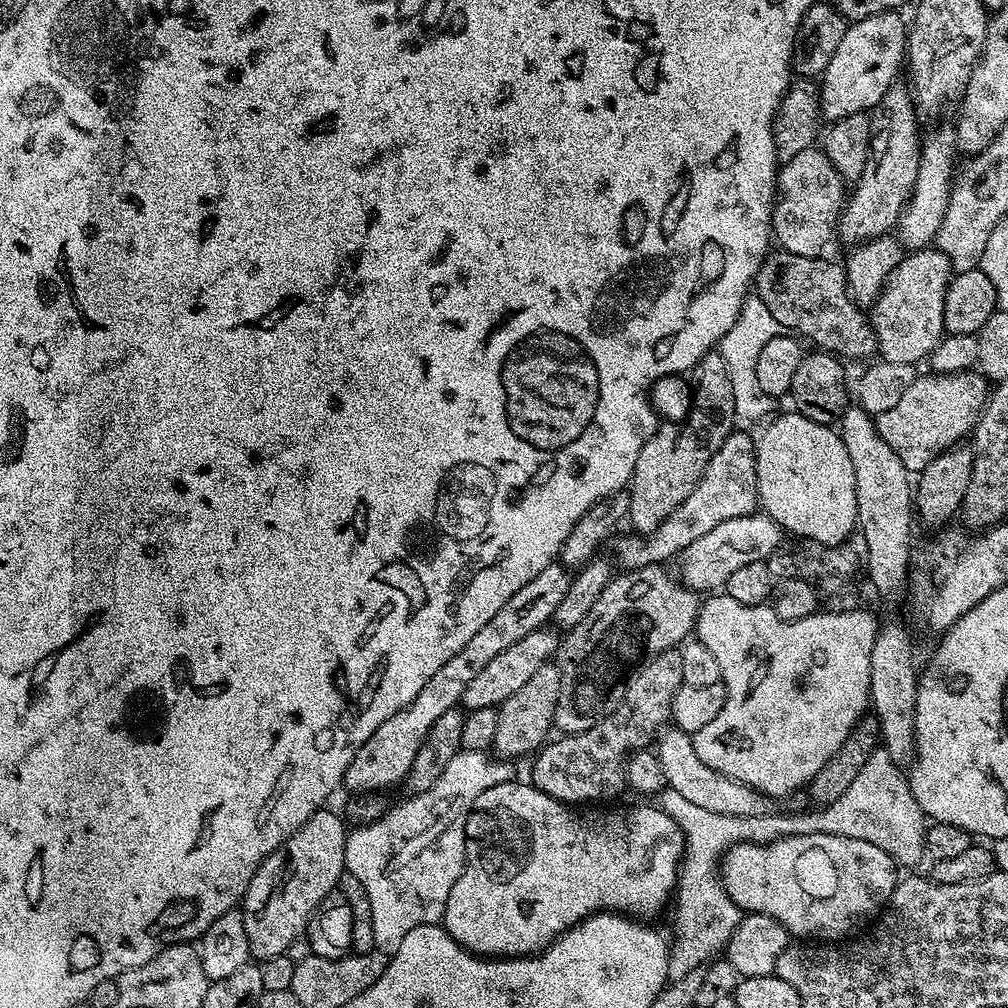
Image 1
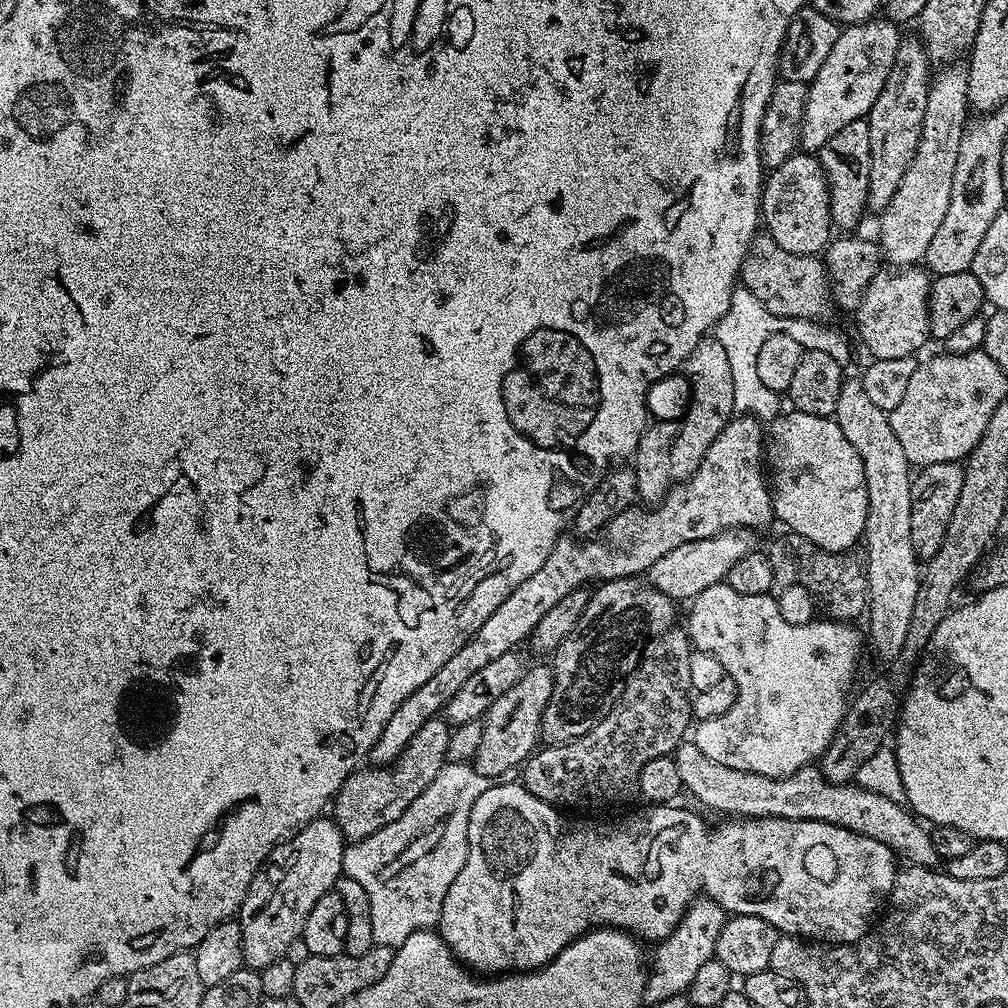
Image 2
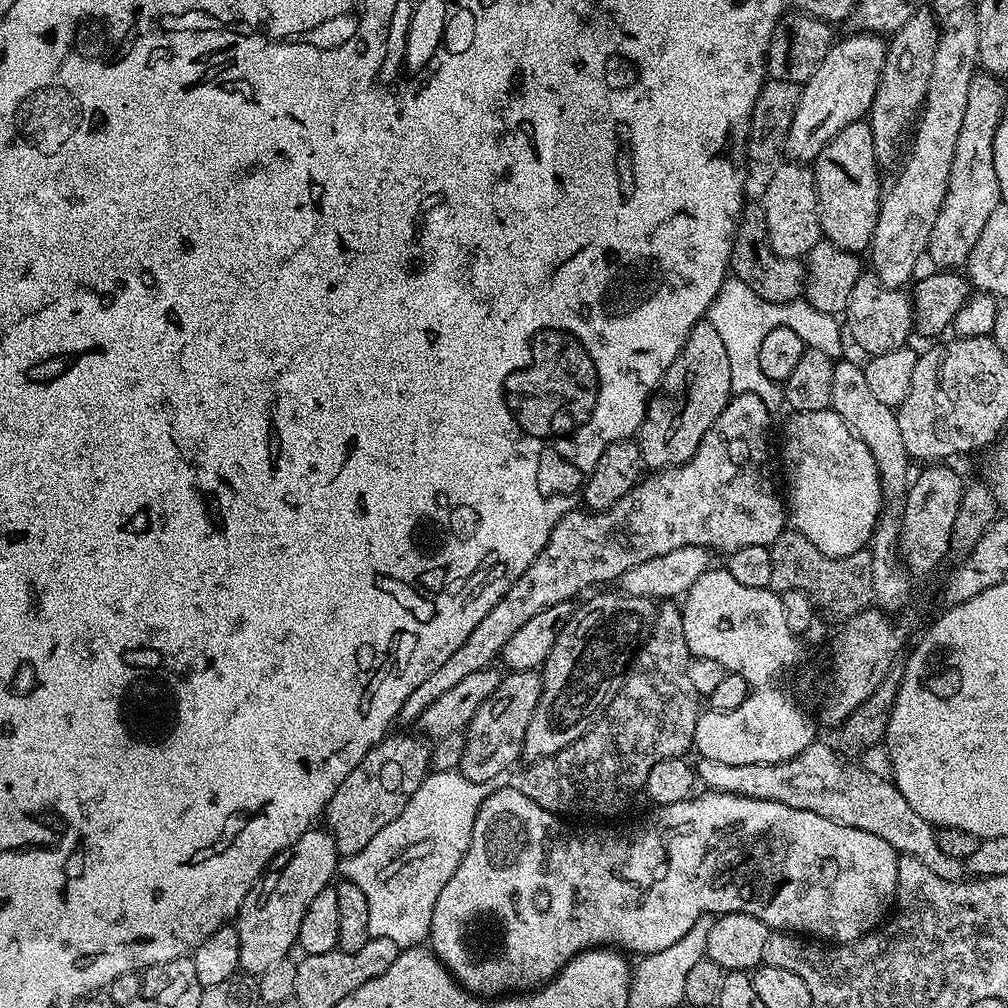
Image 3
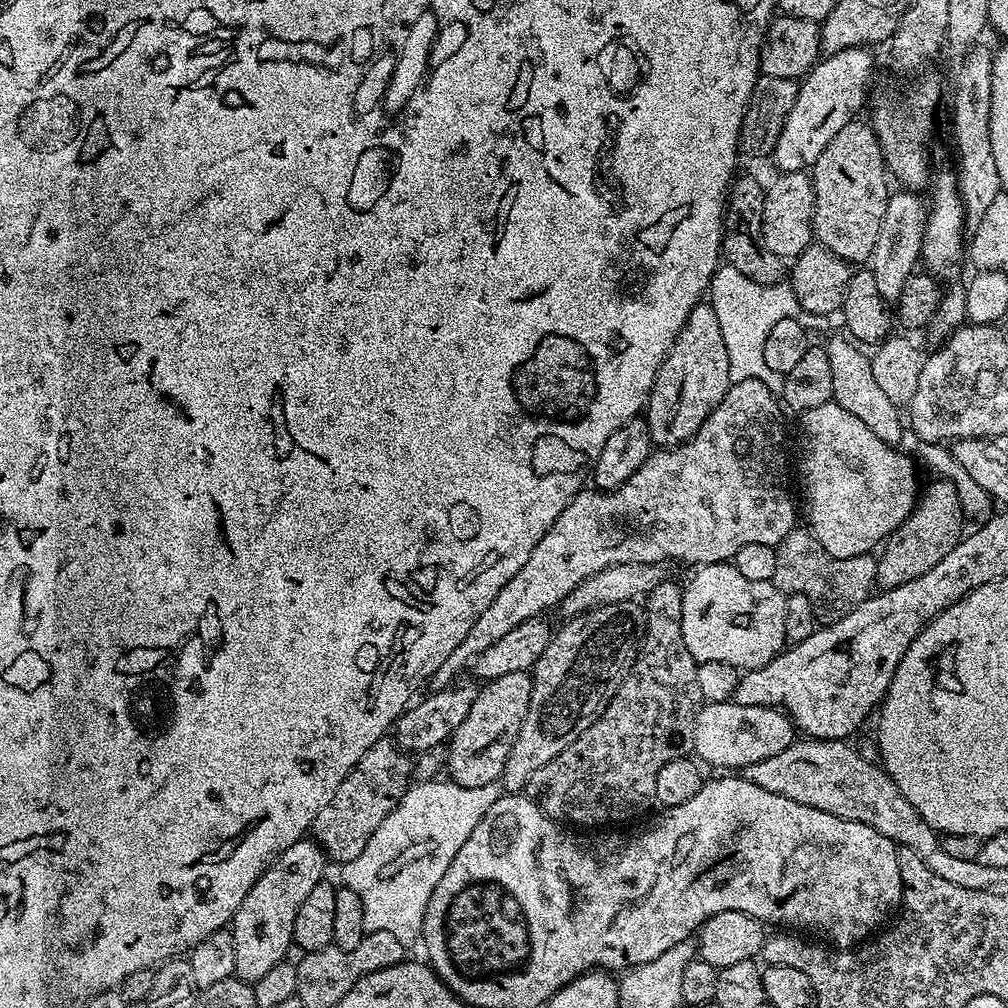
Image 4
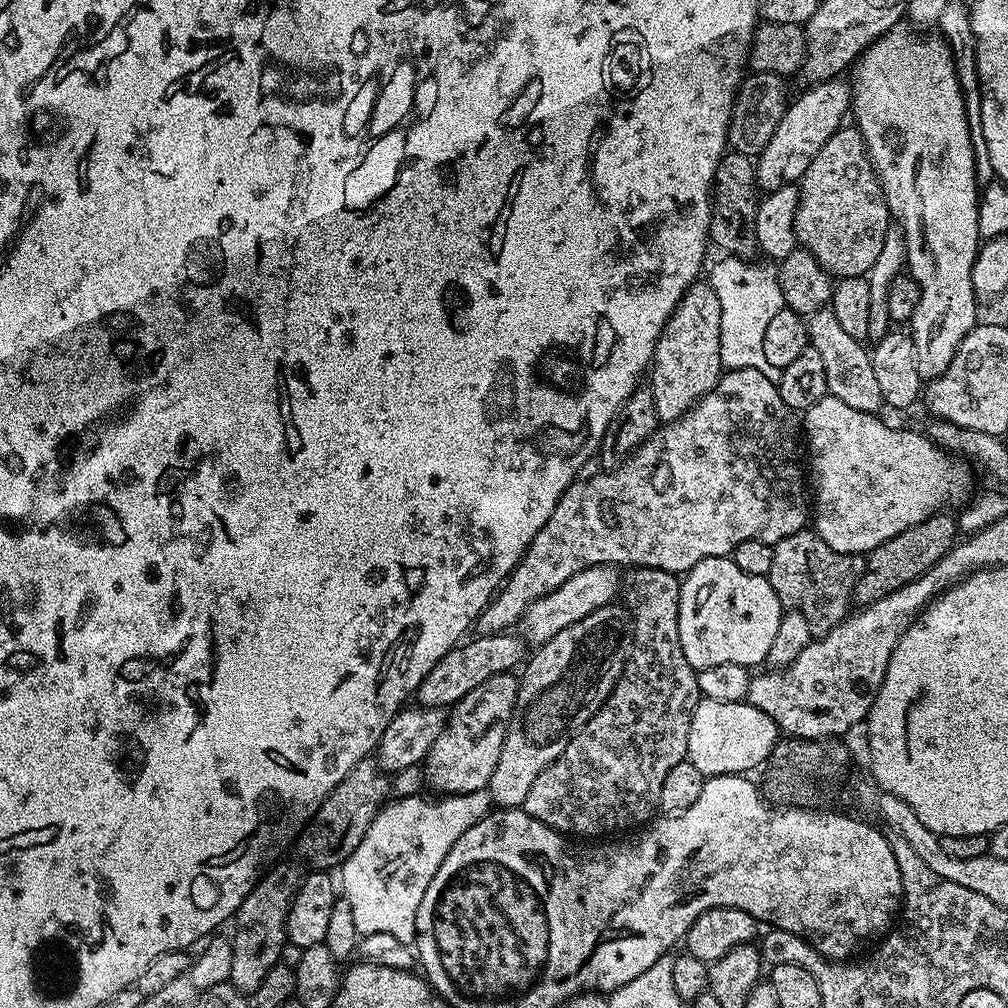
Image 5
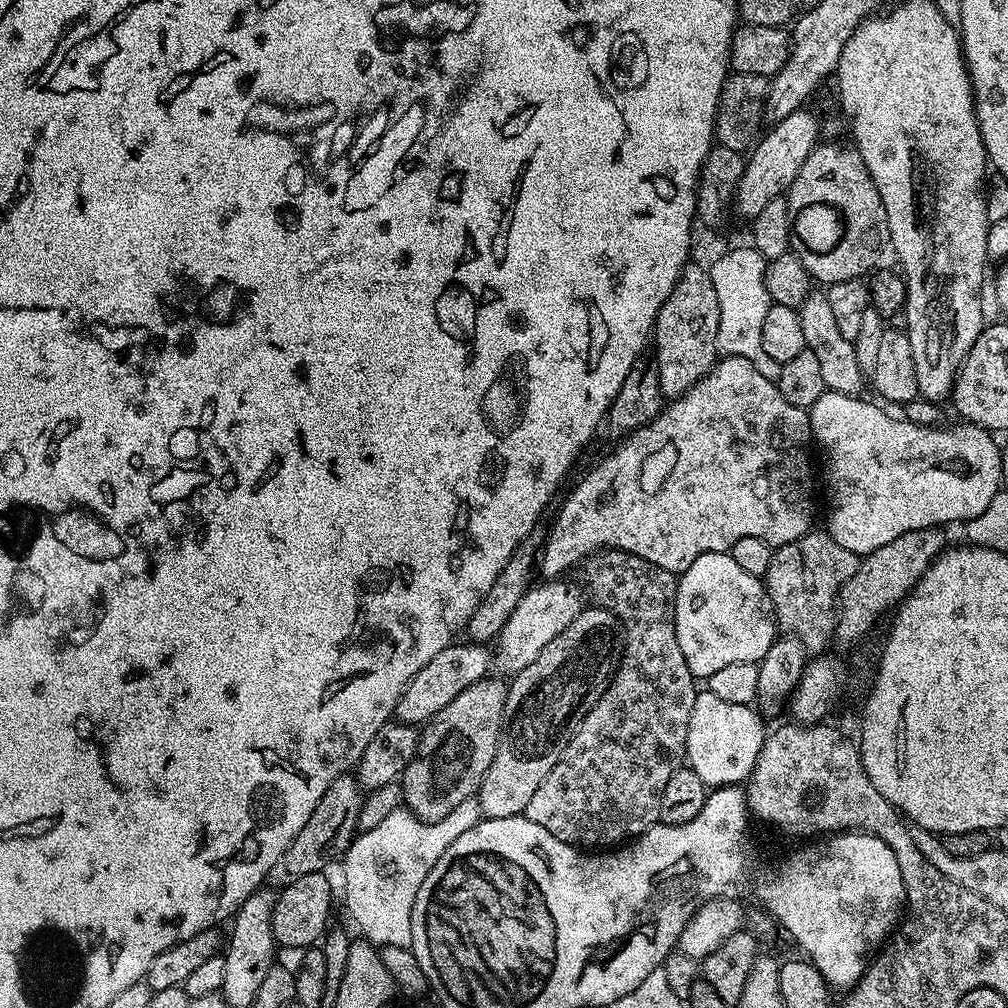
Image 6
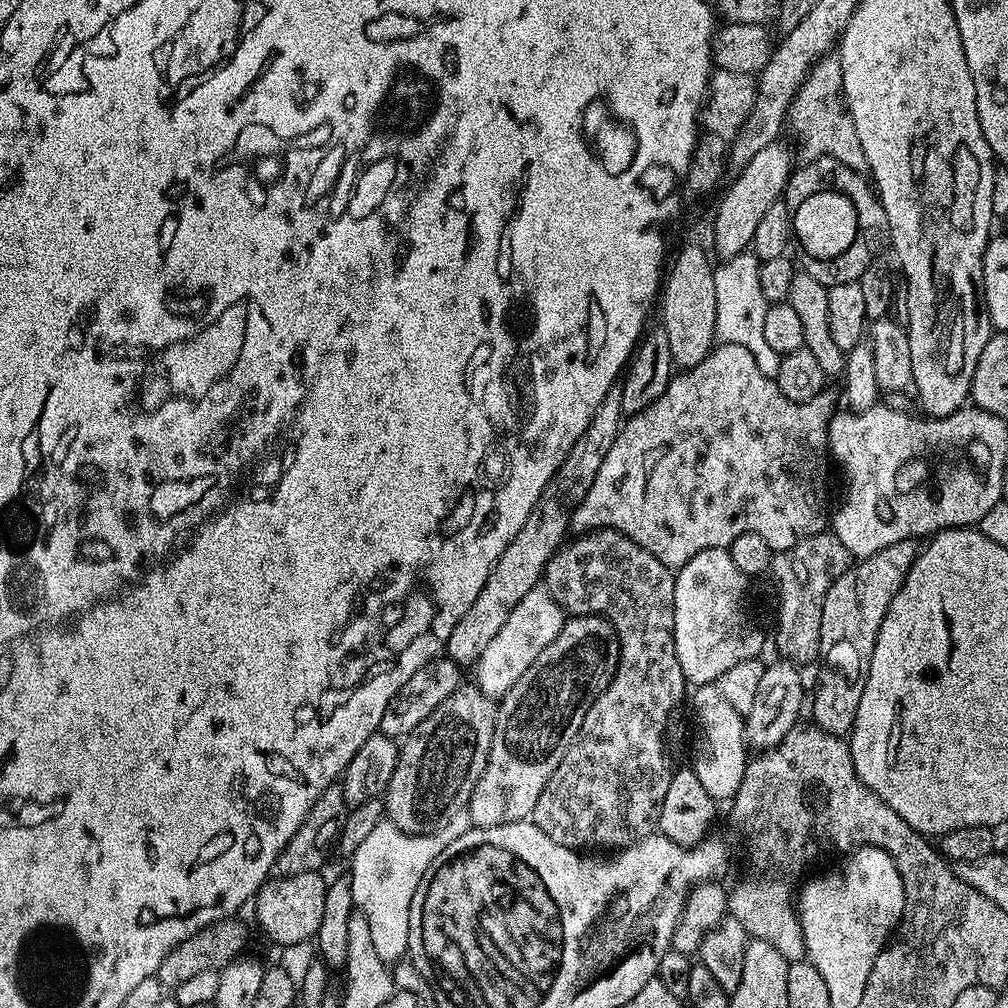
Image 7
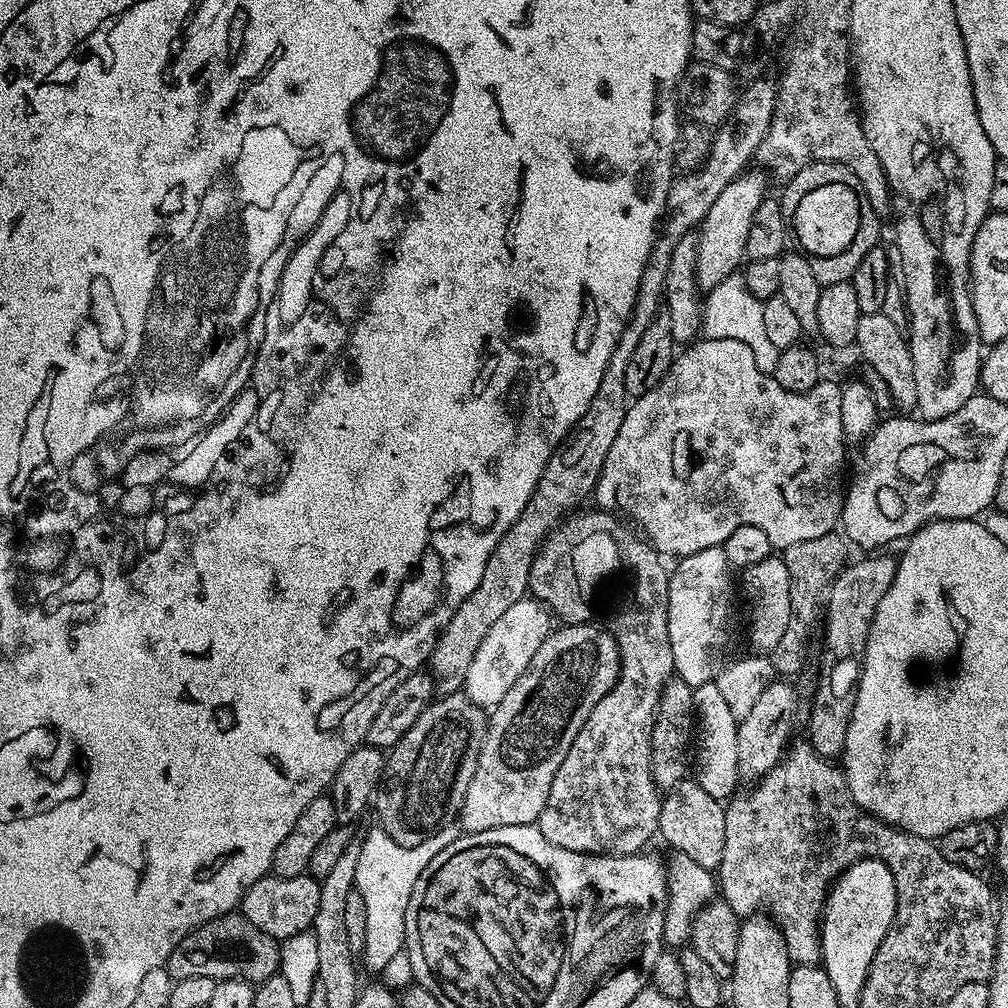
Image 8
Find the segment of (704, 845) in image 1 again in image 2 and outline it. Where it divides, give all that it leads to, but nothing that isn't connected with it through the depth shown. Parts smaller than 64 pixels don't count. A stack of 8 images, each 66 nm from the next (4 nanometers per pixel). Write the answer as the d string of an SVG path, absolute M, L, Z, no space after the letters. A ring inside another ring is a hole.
M707 898L692 901L692 905L684 911L684 917L678 922L675 930L655 945L656 953L650 956L650 975L644 985L644 998L649 1005L687 993L690 982L694 982L694 973L705 962L714 959L718 934L722 934L725 919L724 908L718 906L718 902Z

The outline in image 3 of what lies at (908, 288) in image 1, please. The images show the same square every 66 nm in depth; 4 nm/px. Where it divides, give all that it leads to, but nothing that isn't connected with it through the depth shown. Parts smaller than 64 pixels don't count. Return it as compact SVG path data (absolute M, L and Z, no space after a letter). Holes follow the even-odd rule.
M871 270L861 271L858 282L854 282L854 290L850 290L848 309L842 316L846 321L846 332L851 343L853 340L862 351L868 352L869 357L905 347L909 343L908 335L913 335L914 332L909 293L899 288L888 288Z

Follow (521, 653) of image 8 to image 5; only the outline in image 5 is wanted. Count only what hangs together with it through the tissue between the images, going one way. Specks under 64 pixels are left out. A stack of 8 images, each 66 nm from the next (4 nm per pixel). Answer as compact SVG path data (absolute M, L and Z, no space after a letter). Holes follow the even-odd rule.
M595 564L592 568L583 568L574 578L566 578L558 590L538 598L531 604L522 617L522 636L529 645L539 646L554 638L554 634L562 634L566 626L574 626L574 622L582 622L586 614L594 614L602 606L613 603L622 592L622 576L612 566Z

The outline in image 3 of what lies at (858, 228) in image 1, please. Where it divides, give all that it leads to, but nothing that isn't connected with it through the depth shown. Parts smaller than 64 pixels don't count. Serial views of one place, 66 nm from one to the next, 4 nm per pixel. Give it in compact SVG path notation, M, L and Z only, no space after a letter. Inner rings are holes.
M918 11L910 18L910 22L906 22L906 26L902 26L896 32L891 33L890 39L887 41L888 49L886 50L886 58L884 59L882 74L878 82L878 90L874 94L872 110L866 117L868 123L872 126L872 133L874 134L876 163L881 166L887 166L887 164L895 162L896 139L907 128L909 131L915 125L920 115L920 109L924 106L926 86L930 82L930 70L934 70L934 50L940 40L942 31L941 25L936 25L936 21L938 21L937 17L931 11Z

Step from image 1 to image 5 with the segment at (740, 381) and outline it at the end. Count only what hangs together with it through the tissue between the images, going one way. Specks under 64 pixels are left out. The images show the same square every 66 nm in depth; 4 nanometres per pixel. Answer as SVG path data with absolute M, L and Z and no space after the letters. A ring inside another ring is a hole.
M725 255L724 260L720 260L712 268L712 277L710 283L714 294L718 294L718 303L722 305L722 334L720 335L720 362L725 369L733 368L753 368L766 378L779 381L780 369L770 366L766 362L766 354L762 354L762 338L766 334L766 325L774 319L774 314L784 307L782 290L776 281L776 272L773 269L763 268L760 262L751 260L739 260L737 256Z

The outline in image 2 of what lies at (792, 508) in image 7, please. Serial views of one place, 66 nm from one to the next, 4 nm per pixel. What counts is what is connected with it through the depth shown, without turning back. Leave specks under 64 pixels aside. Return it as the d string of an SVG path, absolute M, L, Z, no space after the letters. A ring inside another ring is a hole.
M733 415L732 421L725 426L722 434L718 434L718 438L710 442L710 450L706 450L706 458L702 458L696 473L683 484L673 488L651 510L644 506L631 506L614 517L596 535L585 540L571 540L571 535L568 534L561 536L554 550L550 550L550 558L542 562L540 569L535 574L530 574L530 578L526 578L526 582L522 582L522 586L518 586L518 590L514 590L514 594L510 594L510 598L506 598L506 602L502 602L502 606L498 606L498 610L494 610L494 614L486 618L486 622L482 622L482 626L473 634L472 639L466 642L466 646L462 646L462 650L458 650L458 654L454 654L454 658L450 658L450 662L446 662L446 666L442 666L442 670L438 670L438 674L434 674L434 678L422 682L422 686L418 686L418 690L414 690L414 694L410 694L410 698L406 698L406 702L402 702L402 706L394 710L394 714L390 714L390 722L386 722L378 742L374 742L372 747L371 763L376 766L387 766L398 759L402 750L406 750L410 738L414 738L414 734L422 730L425 722L439 717L447 709L450 698L454 698L454 694L458 694L458 690L466 686L470 674L482 670L482 666L494 662L494 658L519 649L519 644L523 640L525 643L531 637L534 626L542 622L542 614L554 610L554 606L558 606L558 602L562 602L562 598L566 598L570 590L591 585L591 580L603 582L621 580L624 576L639 577L647 573L648 567L658 562L662 554L678 550L682 542L710 538L719 532L731 532L734 528L761 530L760 528L766 527L768 523L773 523L773 520L772 492L769 477L766 475L766 436L762 431L761 421L755 420L753 416Z

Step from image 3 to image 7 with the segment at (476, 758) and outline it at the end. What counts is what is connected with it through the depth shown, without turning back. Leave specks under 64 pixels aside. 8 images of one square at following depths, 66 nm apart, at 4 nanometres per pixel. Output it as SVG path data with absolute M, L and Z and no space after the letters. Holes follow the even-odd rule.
M461 683L454 690L454 694L450 694L450 698L446 698L446 702L442 702L442 706L438 706L434 714L430 714L430 718L426 718L426 722L418 722L416 729L400 744L398 766L394 766L394 774L382 797L387 819L394 826L398 826L398 830L411 836L425 836L427 832L454 818L454 814L467 809L470 794L478 778L482 778L482 770L488 761L490 742L494 738L497 707L497 701L482 694L482 690L475 683Z

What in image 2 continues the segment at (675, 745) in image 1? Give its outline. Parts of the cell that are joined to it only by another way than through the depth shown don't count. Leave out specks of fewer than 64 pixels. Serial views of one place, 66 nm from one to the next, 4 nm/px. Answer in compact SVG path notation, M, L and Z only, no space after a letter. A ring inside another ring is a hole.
M695 742L678 745L674 759L684 783L683 791L689 792L698 803L716 812L728 812L724 814L734 818L778 816L791 820L821 820L882 842L897 857L905 856L909 865L937 867L938 857L932 845L931 831L903 803L852 782L831 784L819 767L799 768L794 774L777 777L746 770L730 770L730 766L722 766L722 762L706 758Z

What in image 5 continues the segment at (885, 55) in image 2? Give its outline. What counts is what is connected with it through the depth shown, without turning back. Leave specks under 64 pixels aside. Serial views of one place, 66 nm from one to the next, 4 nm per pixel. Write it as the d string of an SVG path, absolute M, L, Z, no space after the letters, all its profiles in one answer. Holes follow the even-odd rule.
M847 79L824 80L803 90L805 92L797 100L795 97L789 103L782 114L782 122L778 122L778 130L774 130L774 138L770 138L770 146L766 146L766 150L762 150L755 161L756 178L765 193L778 190L784 184L799 182L806 174L806 166L814 162L814 154L826 146L826 142L840 129L849 115L852 89Z

